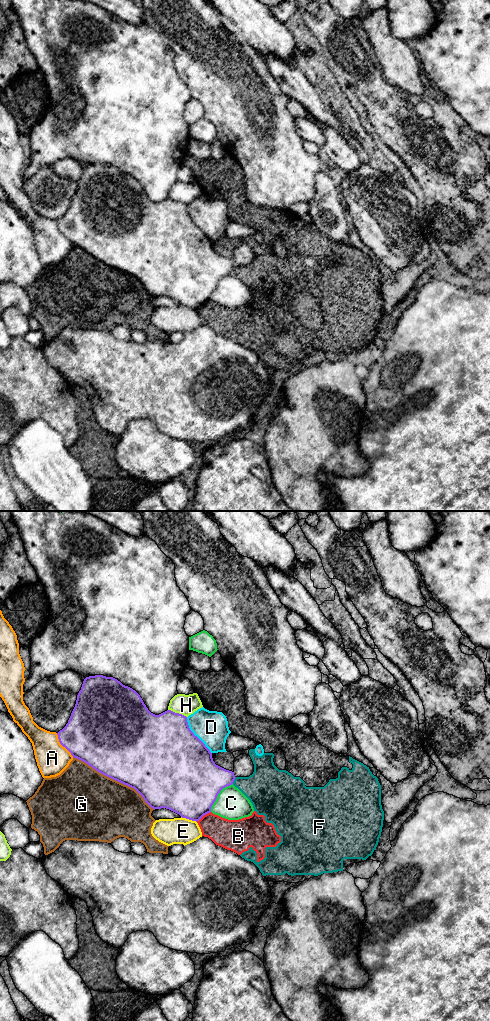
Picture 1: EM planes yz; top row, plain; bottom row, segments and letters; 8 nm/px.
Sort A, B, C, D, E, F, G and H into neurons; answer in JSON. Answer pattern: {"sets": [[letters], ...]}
{"sets": [["A"], ["B", "F"], ["C"], ["D"], ["E"], ["G"], ["H"]]}

